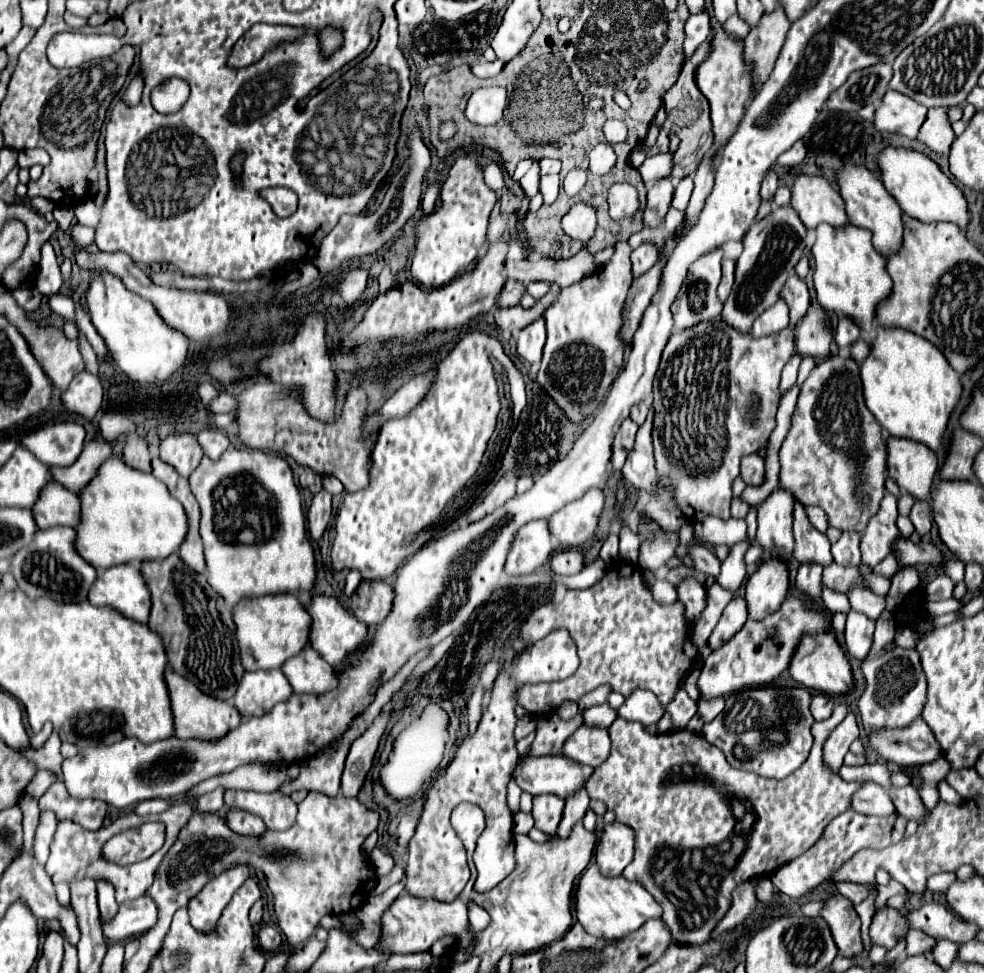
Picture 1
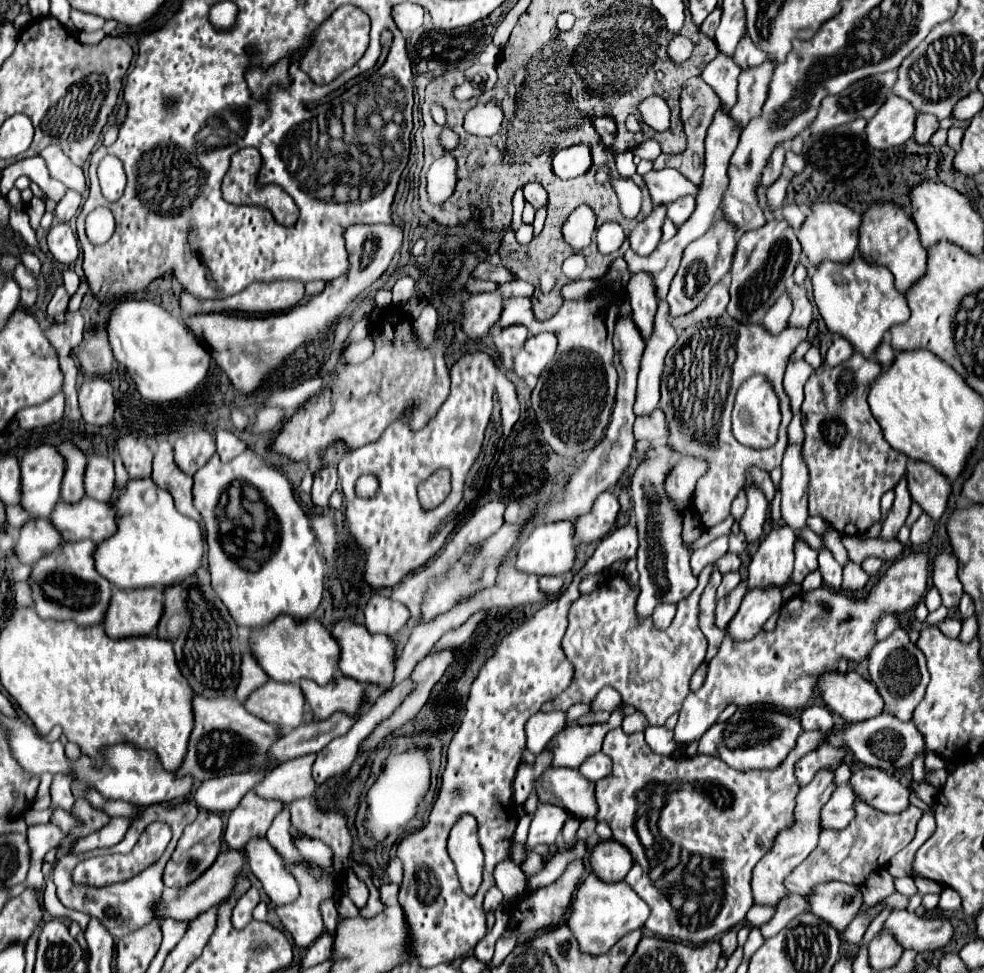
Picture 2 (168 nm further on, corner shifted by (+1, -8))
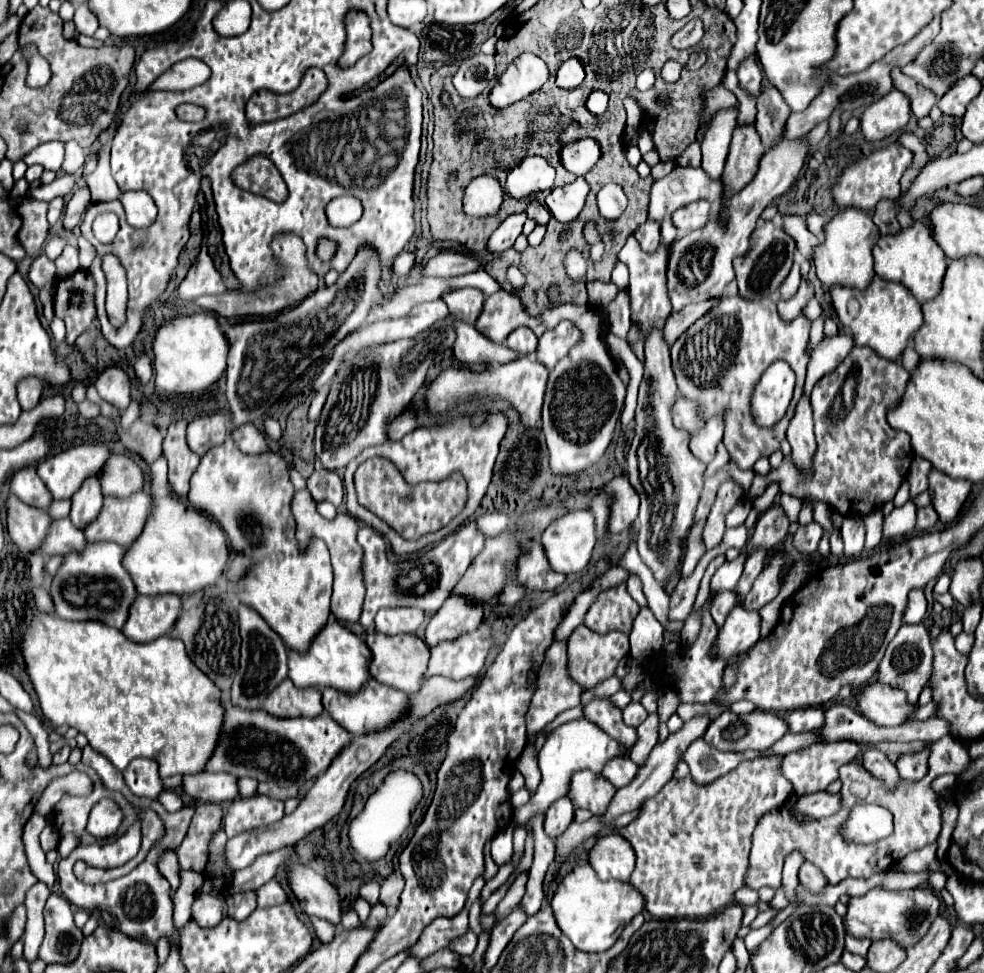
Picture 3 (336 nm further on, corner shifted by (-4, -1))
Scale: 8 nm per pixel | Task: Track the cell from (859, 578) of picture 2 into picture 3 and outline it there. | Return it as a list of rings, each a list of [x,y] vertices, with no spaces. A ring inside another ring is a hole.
[[[845,518],[839,532],[845,542],[845,558],[857,558],[863,552],[863,542],[865,542],[863,520],[861,518]]]

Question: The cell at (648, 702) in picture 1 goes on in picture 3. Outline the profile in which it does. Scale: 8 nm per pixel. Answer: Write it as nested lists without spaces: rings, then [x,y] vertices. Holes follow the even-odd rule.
[[[631,702],[629,706],[623,708],[623,722],[627,726],[637,728],[645,718],[647,718],[647,710],[641,706],[641,702]]]

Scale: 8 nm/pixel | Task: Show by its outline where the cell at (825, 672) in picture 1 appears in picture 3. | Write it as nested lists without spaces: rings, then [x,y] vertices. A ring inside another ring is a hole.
[[[875,682],[863,688],[859,696],[859,708],[865,718],[879,726],[901,726],[913,716],[917,706],[909,704],[903,690]]]

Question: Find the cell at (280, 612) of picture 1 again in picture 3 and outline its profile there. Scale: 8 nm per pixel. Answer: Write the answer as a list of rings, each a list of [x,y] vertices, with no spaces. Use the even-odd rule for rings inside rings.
[[[329,622],[321,634],[313,640],[307,654],[289,652],[289,678],[295,682],[297,688],[335,688],[347,694],[357,694],[369,680],[369,666],[371,666],[371,650],[363,638],[349,632],[345,626],[337,622]]]

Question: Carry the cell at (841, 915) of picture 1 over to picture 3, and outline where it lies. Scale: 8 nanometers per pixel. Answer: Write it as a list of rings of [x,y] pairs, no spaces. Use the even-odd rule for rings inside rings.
[[[805,862],[799,870],[799,882],[811,892],[821,892],[821,888],[827,884],[827,878],[821,874],[821,870],[817,870],[817,866],[813,866],[811,862]]]

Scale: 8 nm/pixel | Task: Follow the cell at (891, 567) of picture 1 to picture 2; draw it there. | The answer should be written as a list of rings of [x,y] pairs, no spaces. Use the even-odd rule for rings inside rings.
[[[868,557],[868,559],[862,563],[862,569],[864,569],[870,577],[880,575],[882,567],[884,567],[884,561],[882,561],[882,559],[878,559],[878,557]]]

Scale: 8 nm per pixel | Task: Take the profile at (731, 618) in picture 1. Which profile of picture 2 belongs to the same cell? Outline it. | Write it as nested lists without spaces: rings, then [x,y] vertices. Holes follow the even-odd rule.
[[[740,583],[728,597],[724,597],[724,599],[718,601],[718,605],[716,605],[716,627],[718,627],[720,631],[726,633],[728,623],[730,623],[730,621],[734,619],[734,615],[738,613],[738,607],[740,607],[742,597],[744,597],[746,591],[748,591],[748,585],[746,585],[746,583]]]

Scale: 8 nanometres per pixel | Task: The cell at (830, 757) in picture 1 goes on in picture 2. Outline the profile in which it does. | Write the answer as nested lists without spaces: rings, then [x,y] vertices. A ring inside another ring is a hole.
[[[820,769],[816,773],[816,777],[808,785],[804,785],[800,789],[800,793],[796,797],[796,825],[792,829],[782,831],[774,841],[772,853],[762,857],[760,863],[754,867],[754,873],[752,873],[752,897],[754,897],[756,905],[778,905],[788,895],[782,881],[816,847],[818,835],[820,835],[820,829],[822,829],[820,827],[820,809],[832,797],[834,789],[836,789],[836,783],[834,783],[834,771],[832,769]]]

